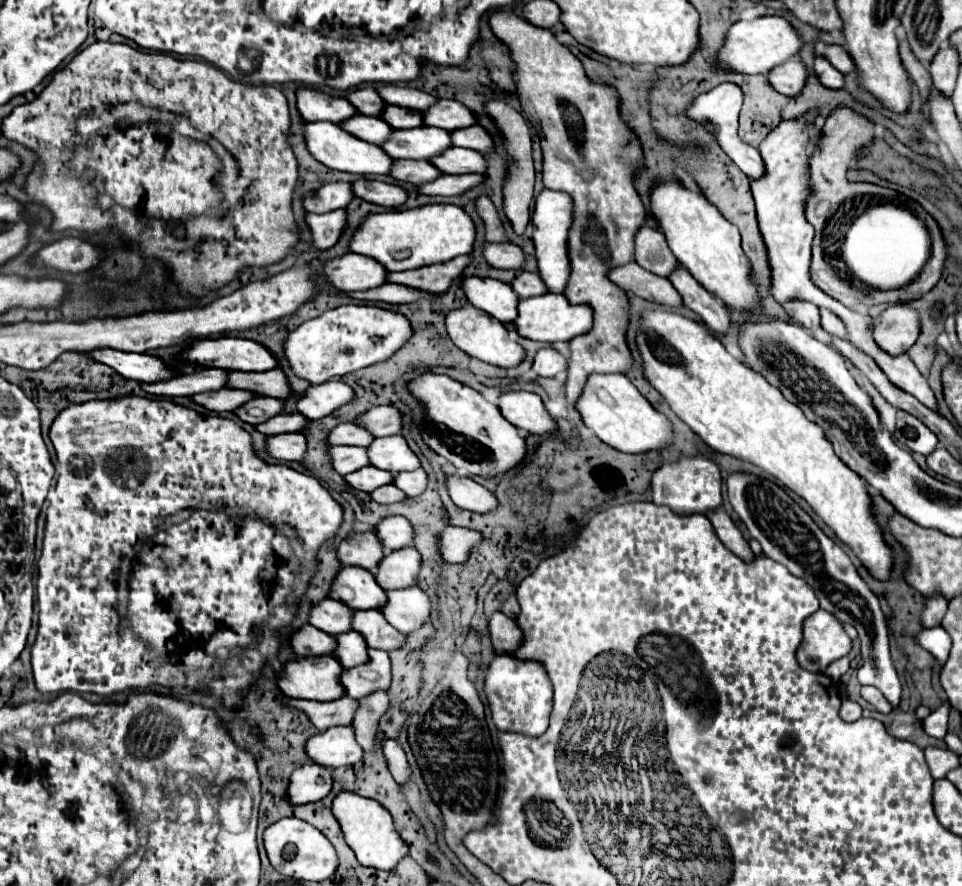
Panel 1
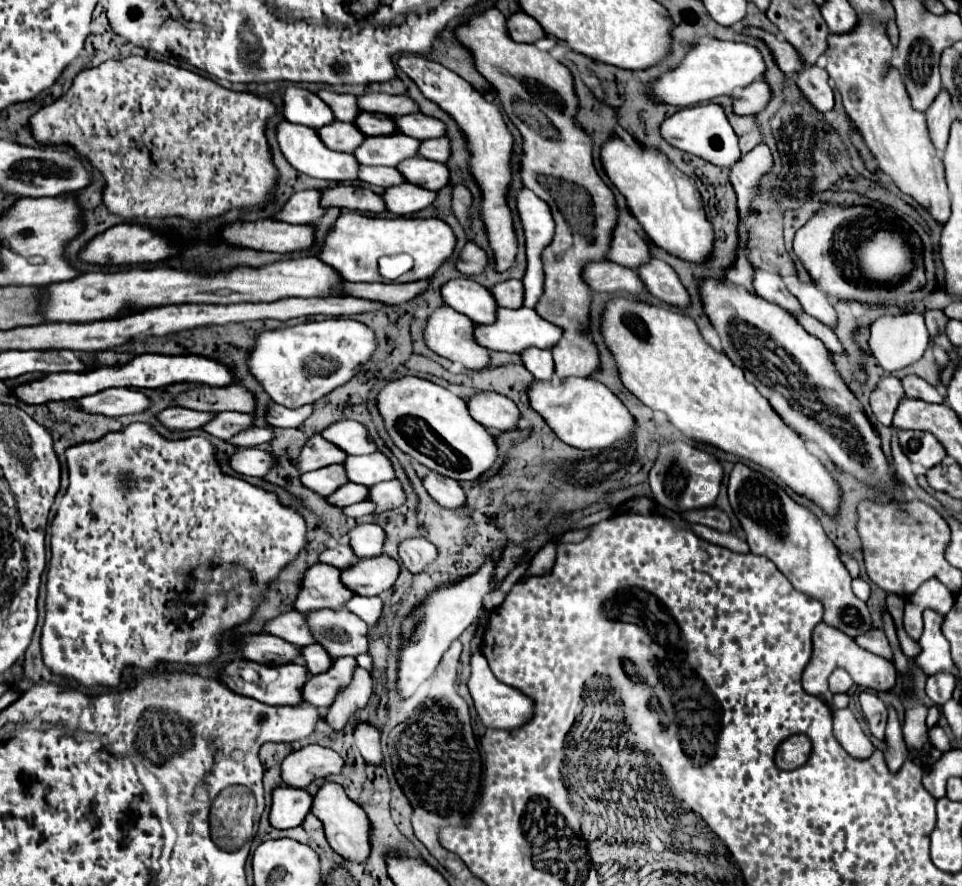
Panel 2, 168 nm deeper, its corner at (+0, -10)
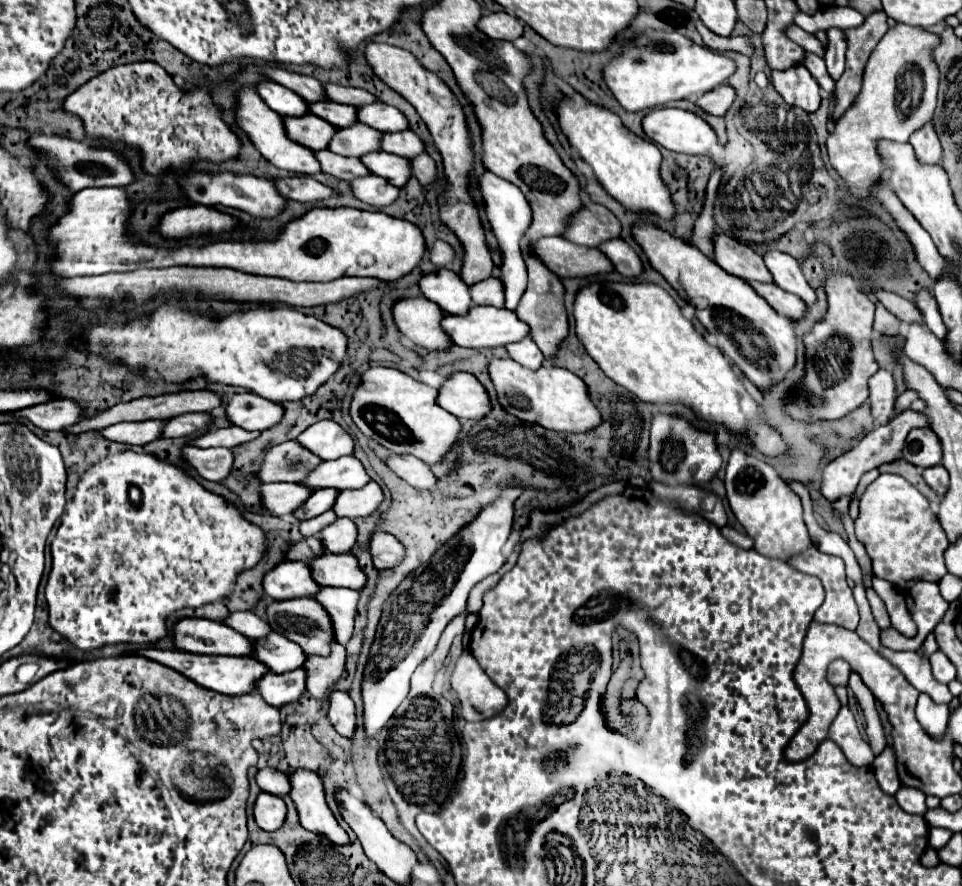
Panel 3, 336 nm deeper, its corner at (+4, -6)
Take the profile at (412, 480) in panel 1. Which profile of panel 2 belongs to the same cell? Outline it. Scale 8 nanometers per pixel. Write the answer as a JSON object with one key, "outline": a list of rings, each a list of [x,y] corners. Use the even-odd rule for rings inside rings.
{"outline":[[[389,480],[389,482],[381,482],[381,484],[373,486],[369,490],[367,500],[375,504],[373,514],[377,514],[377,512],[387,512],[387,510],[399,508],[405,502],[405,494],[397,480]]]}

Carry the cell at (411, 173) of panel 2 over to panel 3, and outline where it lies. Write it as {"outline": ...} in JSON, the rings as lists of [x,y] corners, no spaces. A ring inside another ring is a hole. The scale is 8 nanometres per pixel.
{"outline":[[[371,152],[369,156],[361,158],[365,166],[369,166],[369,170],[377,176],[383,176],[385,180],[389,180],[393,186],[403,188],[409,178],[413,176],[413,166],[409,158],[401,158],[397,154],[389,154],[389,152]]]}

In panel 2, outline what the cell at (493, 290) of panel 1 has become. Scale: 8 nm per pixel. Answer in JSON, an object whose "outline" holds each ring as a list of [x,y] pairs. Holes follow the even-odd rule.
{"outline":[[[453,278],[441,286],[443,302],[475,324],[495,322],[497,304],[487,288],[469,278]]]}

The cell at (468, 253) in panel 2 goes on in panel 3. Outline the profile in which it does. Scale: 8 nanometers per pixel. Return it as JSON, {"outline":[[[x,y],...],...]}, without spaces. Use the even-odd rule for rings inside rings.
{"outline":[[[437,240],[435,246],[431,248],[431,262],[437,266],[437,268],[443,268],[447,266],[449,262],[455,260],[455,250],[451,244],[443,242],[443,240]]]}

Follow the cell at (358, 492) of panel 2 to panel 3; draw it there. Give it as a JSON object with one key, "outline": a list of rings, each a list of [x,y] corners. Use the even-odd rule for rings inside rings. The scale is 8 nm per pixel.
{"outline":[[[321,488],[321,490],[315,490],[309,500],[297,508],[295,512],[295,518],[297,520],[307,520],[307,518],[313,518],[313,516],[319,516],[323,514],[325,510],[331,510],[335,500],[339,496],[339,490],[337,488]]]}

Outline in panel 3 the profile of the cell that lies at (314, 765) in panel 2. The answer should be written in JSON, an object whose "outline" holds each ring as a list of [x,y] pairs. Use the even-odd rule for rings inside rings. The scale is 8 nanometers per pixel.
{"outline":[[[263,768],[257,772],[257,784],[263,792],[277,794],[277,796],[287,796],[291,790],[289,776],[285,772],[279,772],[275,768]]]}

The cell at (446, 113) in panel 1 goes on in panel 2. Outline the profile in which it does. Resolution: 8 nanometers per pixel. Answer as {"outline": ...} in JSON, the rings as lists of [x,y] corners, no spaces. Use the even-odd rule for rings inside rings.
{"outline":[[[413,112],[409,116],[397,116],[397,128],[401,128],[401,134],[413,136],[417,140],[429,140],[429,138],[439,138],[445,134],[445,124],[441,120],[429,118],[421,112]]]}

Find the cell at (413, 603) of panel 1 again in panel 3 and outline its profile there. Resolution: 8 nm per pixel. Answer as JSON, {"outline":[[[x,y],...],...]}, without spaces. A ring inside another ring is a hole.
{"outline":[[[323,588],[321,596],[315,598],[319,604],[329,608],[329,616],[333,616],[333,626],[337,628],[337,642],[345,646],[353,634],[359,592],[349,588]]]}

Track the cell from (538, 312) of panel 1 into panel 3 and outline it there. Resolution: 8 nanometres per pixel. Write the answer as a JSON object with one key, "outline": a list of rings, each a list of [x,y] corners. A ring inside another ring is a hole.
{"outline":[[[473,306],[469,314],[465,316],[451,316],[445,314],[445,320],[441,324],[445,332],[451,336],[451,340],[457,346],[465,348],[497,348],[497,346],[507,346],[509,342],[519,342],[525,336],[529,336],[529,324],[517,318],[513,310],[507,308],[493,308],[493,306]]]}

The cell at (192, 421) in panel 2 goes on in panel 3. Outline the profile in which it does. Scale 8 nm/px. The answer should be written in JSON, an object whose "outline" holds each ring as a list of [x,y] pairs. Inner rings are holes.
{"outline":[[[143,420],[143,422],[133,422],[133,424],[113,424],[109,428],[103,428],[101,434],[107,440],[115,440],[115,442],[125,442],[131,446],[145,446],[151,440],[161,438],[161,432],[165,428],[169,420]]]}

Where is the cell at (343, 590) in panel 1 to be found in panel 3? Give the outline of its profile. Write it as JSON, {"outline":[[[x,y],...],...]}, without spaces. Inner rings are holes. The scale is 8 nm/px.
{"outline":[[[285,562],[265,576],[265,592],[273,600],[313,598],[321,592],[321,584],[315,582],[313,570],[305,562]]]}

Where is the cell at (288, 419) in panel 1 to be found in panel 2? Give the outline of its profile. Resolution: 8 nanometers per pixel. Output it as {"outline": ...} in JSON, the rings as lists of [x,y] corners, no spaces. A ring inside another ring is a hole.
{"outline":[[[247,428],[245,432],[239,432],[237,436],[233,436],[233,440],[229,440],[229,444],[251,448],[251,446],[267,444],[269,440],[273,440],[273,430],[271,428]]]}

